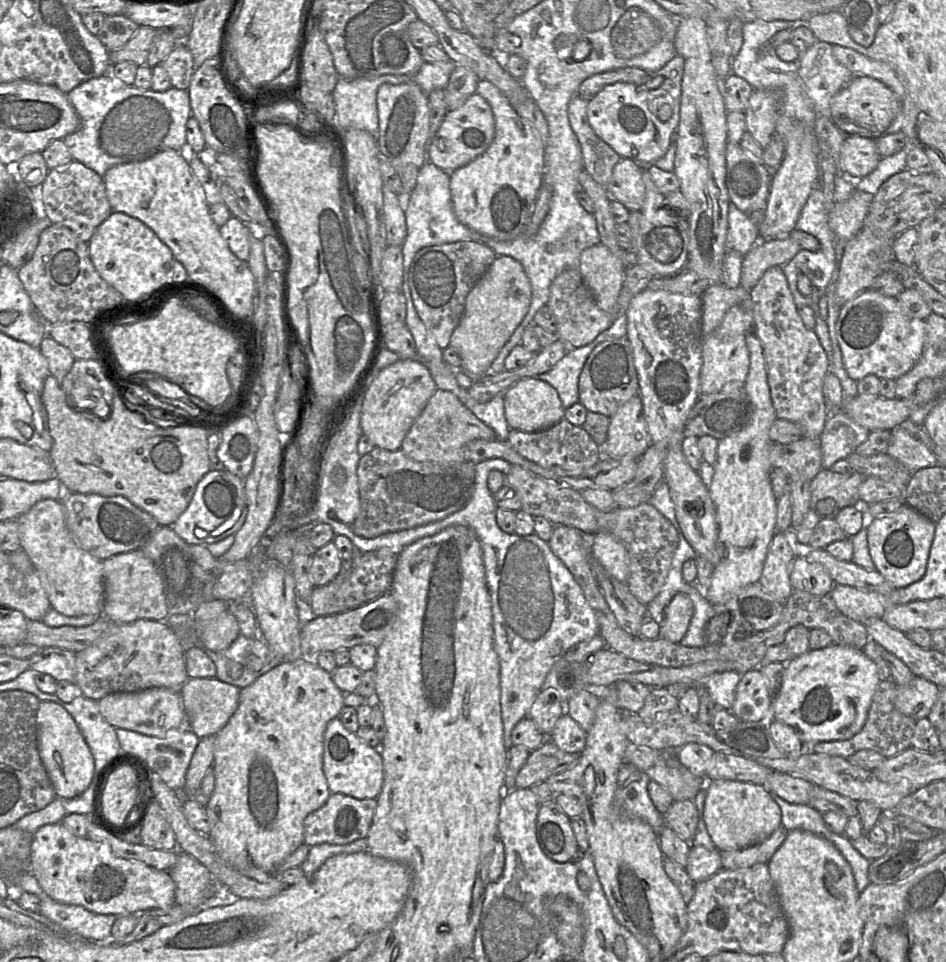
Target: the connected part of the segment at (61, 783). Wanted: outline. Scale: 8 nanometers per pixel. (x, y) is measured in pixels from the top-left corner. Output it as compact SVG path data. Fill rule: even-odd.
M40 701L36 722L39 756L56 797L75 798L79 796L89 787L93 779L94 758L73 717L54 702Z

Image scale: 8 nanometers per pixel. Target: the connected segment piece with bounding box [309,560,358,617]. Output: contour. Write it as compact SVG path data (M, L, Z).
M352 560L343 561L336 577L329 583L314 587L309 604L313 613L319 616L340 614L357 608L353 598L353 587L350 584Z

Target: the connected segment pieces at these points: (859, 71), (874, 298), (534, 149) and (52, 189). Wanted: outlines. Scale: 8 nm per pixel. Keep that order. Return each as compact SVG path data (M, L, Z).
M840 45L832 46L834 58L848 70L853 76L863 76L863 73L869 73L871 76L881 78L891 85L891 90L902 100L905 97L905 88L895 73L887 63L873 60L867 56L847 47Z
M872 288L862 291L840 308L835 328L844 367L855 381L869 374L896 380L907 373L921 357L926 335L925 320L908 316L896 297L886 296Z
M479 81L476 93L490 105L495 133L489 148L450 175L452 207L459 222L500 241L524 234L543 186L544 144L538 131L520 117L507 97L491 82Z
M72 160L65 167L49 169L38 190L27 190L38 211L50 223L70 228L84 242L89 242L95 229L113 211L106 195L103 177L81 162Z

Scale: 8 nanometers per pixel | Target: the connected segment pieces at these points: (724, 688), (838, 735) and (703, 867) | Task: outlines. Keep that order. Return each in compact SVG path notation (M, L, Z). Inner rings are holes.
M735 671L719 672L703 678L698 685L704 686L719 708L732 708L735 692L742 674Z
M839 644L817 650L810 649L786 663L780 691L771 702L769 718L791 726L806 747L812 747L821 741L849 739L863 728L880 681L877 665L862 649Z
M700 845L691 846L685 870L695 883L709 879L721 869L719 850L708 850Z

